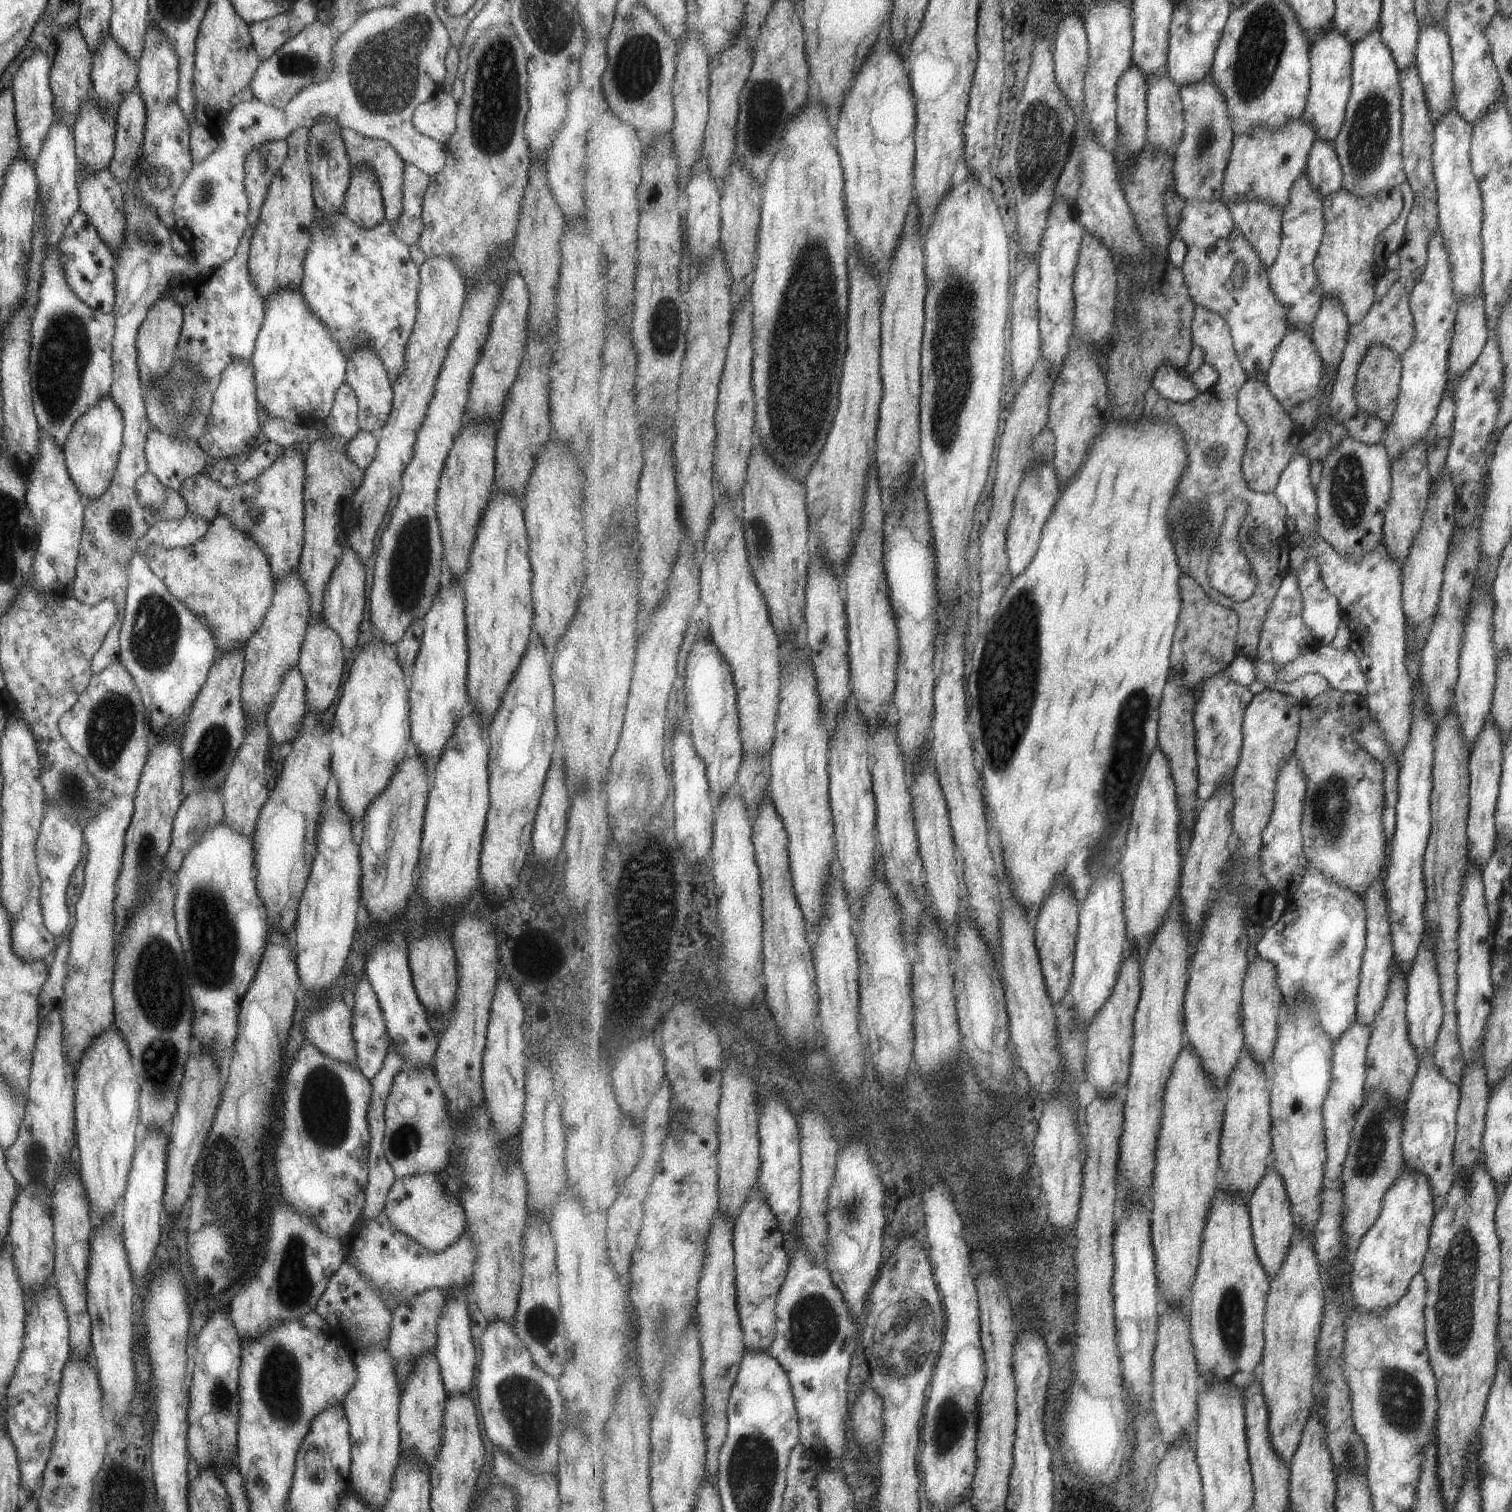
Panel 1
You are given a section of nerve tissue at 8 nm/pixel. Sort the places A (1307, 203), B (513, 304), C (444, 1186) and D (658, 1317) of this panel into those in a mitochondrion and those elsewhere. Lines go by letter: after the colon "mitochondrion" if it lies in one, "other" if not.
A: other
B: mitochondrion
C: other
D: mitochondrion

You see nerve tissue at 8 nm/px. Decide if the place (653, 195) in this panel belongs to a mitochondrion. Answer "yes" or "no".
no

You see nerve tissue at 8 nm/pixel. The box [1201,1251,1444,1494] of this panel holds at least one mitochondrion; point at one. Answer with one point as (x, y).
(1400, 1396)

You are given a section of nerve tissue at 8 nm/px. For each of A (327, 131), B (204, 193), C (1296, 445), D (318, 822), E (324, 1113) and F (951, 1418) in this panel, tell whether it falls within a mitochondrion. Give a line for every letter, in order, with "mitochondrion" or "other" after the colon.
A: mitochondrion
B: mitochondrion
C: other
D: other
E: mitochondrion
F: mitochondrion

